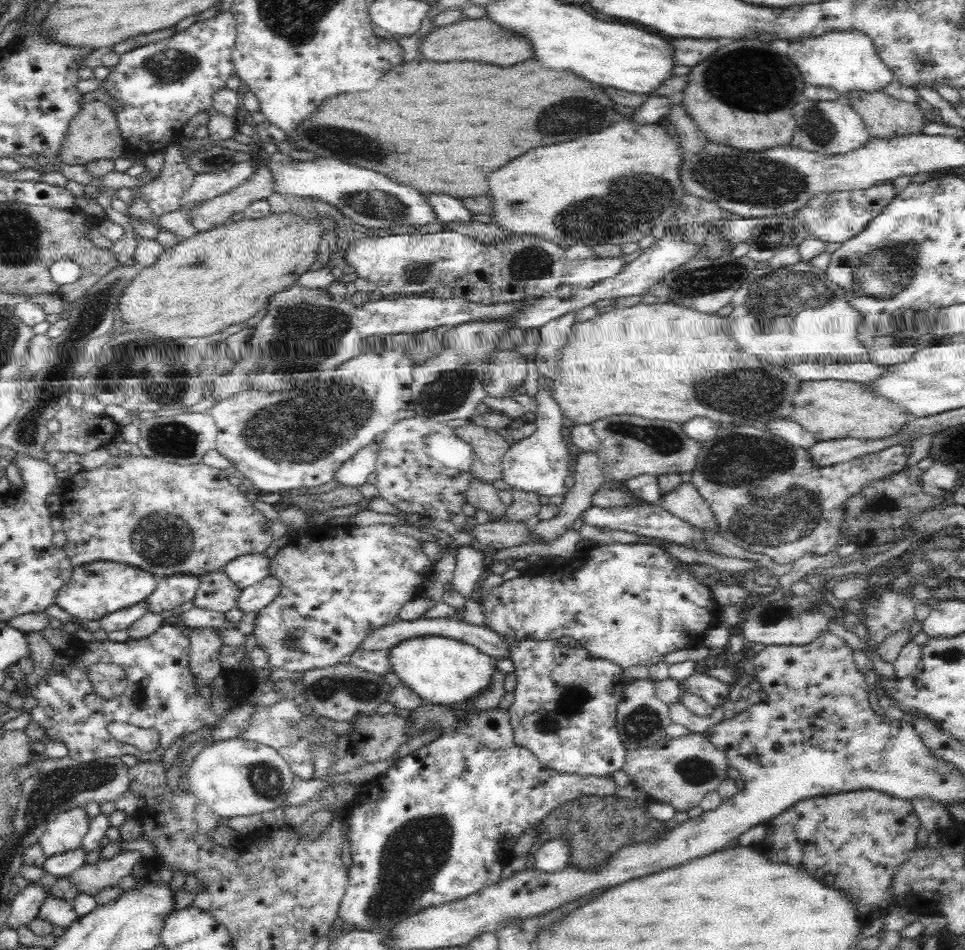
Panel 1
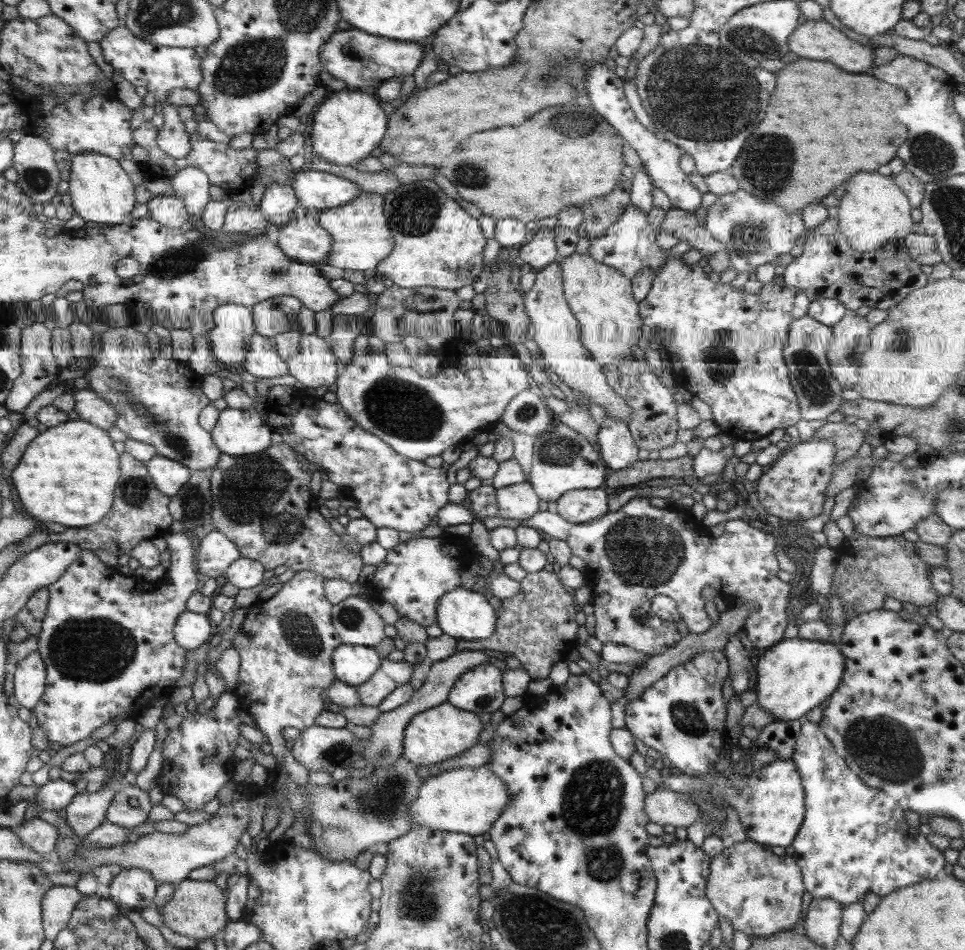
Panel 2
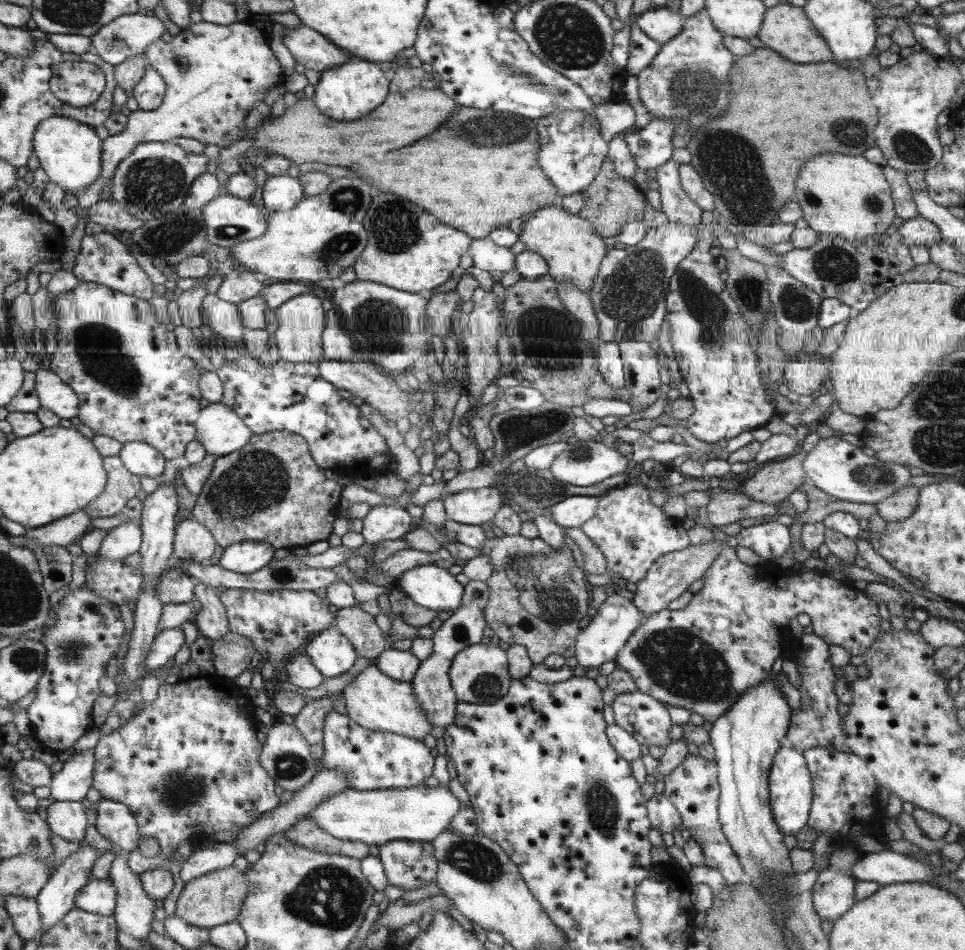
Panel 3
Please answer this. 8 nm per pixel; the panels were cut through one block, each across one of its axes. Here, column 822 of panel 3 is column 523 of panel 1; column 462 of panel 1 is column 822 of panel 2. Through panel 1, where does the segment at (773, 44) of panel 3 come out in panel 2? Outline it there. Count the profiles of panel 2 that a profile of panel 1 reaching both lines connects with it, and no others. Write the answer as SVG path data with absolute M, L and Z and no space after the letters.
M823 18L805 21L801 26L797 26L787 43L788 51L793 52L799 58L827 60L827 62L833 62L835 66L841 66L841 70L849 70L851 74L867 74L867 70L871 68L871 60L873 60L873 47L865 47L845 37L841 31L835 29Z

